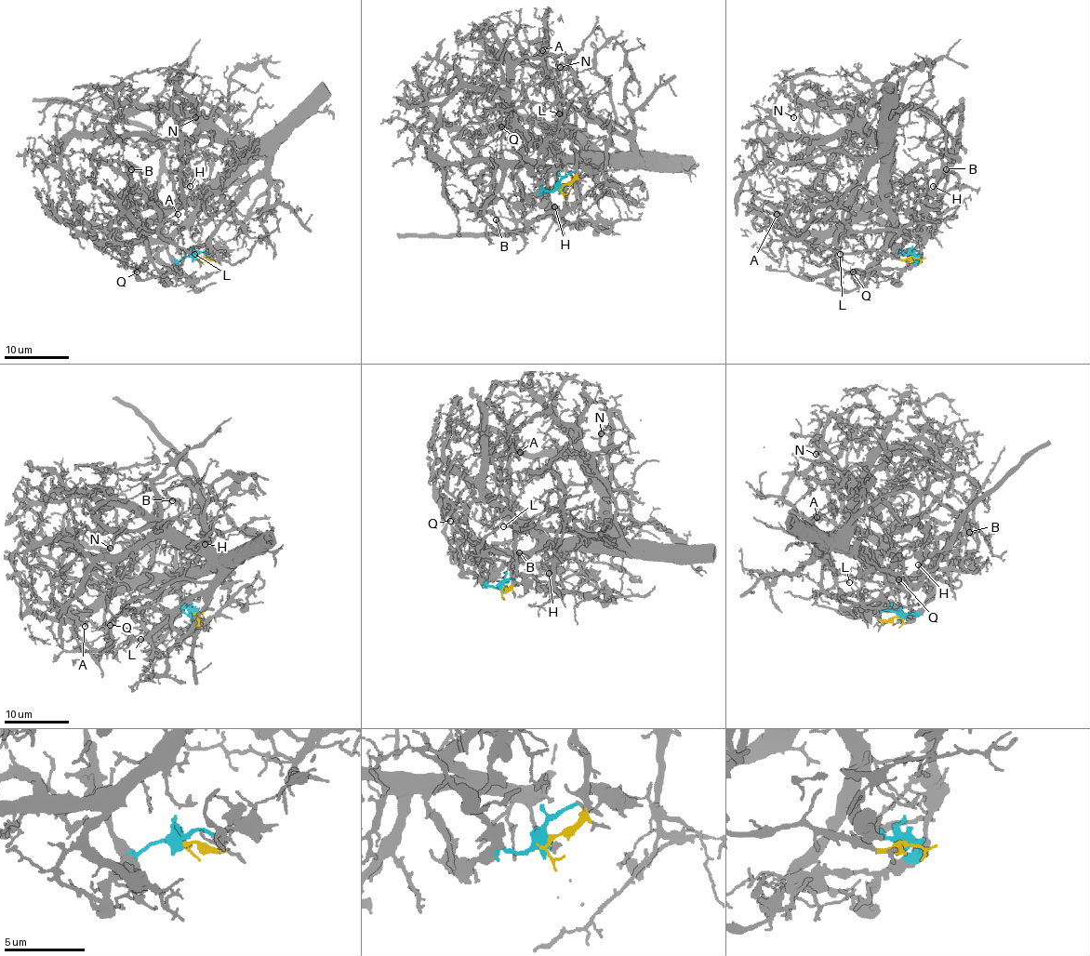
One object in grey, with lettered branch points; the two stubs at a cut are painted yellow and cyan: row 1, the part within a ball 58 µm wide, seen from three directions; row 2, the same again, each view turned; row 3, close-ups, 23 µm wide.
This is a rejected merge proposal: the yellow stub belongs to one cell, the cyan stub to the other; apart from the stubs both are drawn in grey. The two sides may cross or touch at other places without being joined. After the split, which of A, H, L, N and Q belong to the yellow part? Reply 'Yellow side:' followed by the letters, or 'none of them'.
Yellow side: A, L, N, Q

